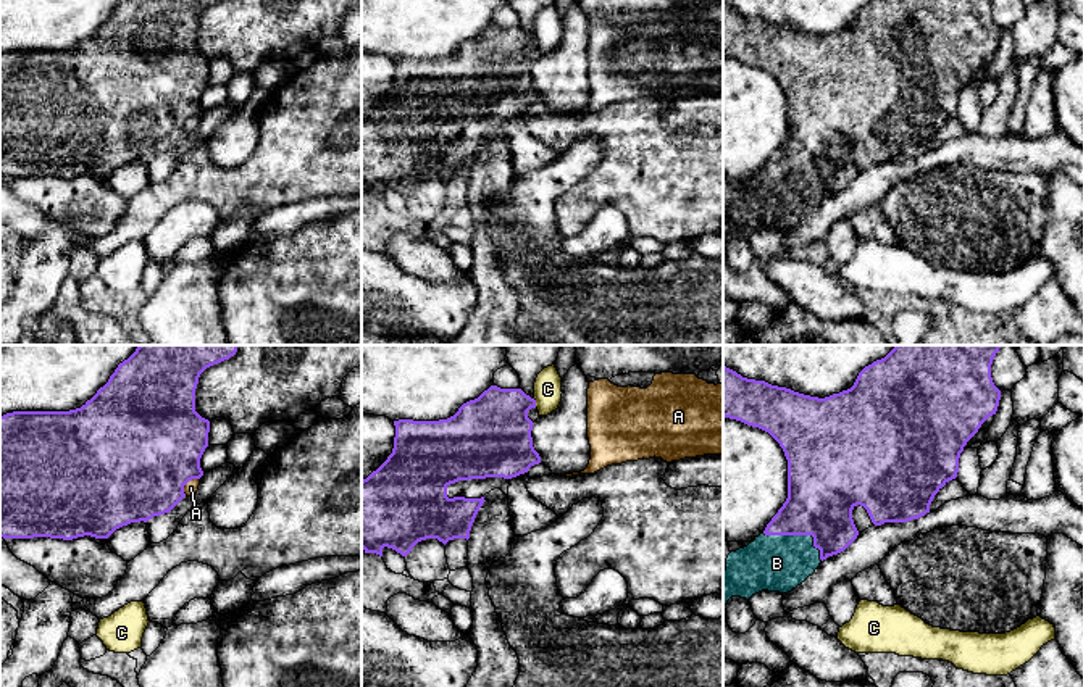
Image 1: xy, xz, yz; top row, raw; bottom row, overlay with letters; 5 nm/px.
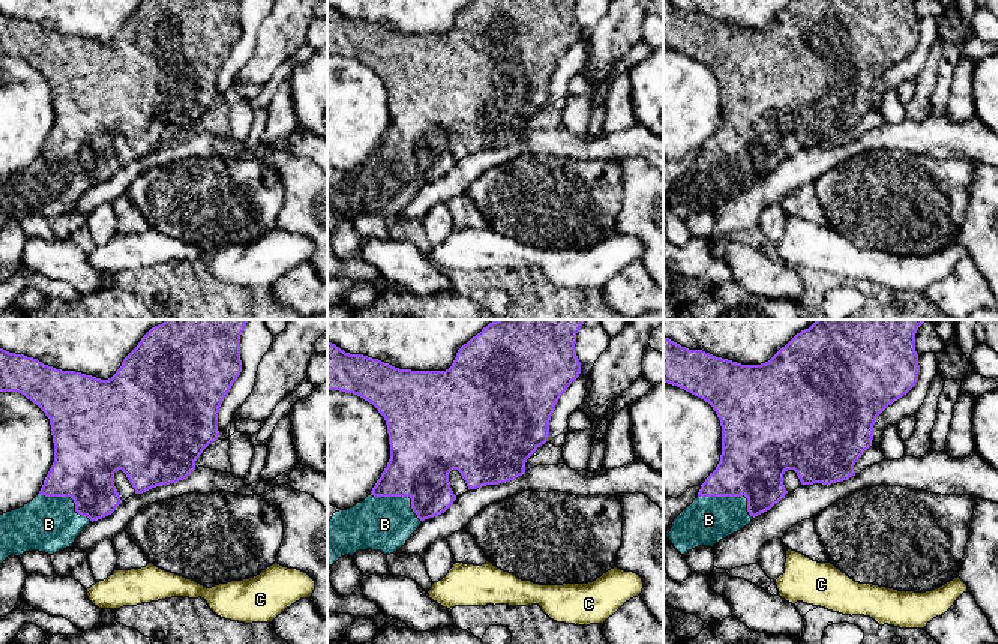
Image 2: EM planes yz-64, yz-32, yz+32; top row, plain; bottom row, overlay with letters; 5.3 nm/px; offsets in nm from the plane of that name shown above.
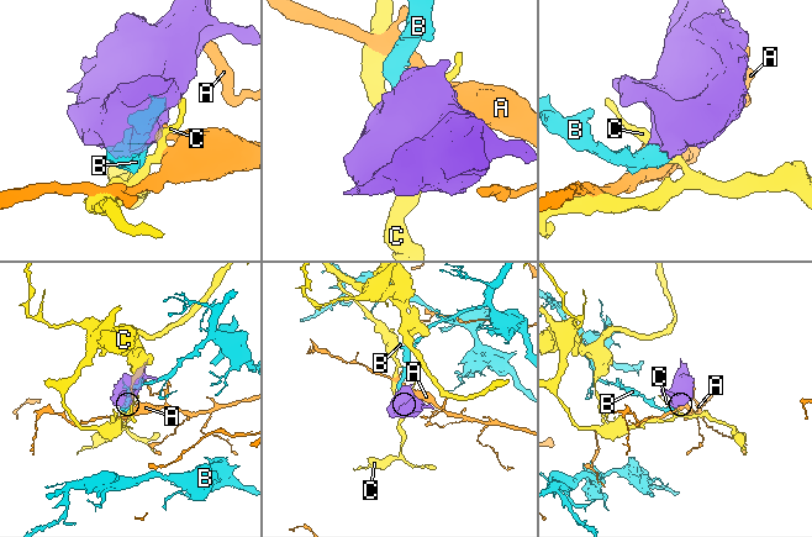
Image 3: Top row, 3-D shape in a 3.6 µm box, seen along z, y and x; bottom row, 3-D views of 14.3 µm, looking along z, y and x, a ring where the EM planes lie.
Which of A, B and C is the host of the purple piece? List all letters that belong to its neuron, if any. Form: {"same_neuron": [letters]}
{"same_neuron": ["B"]}

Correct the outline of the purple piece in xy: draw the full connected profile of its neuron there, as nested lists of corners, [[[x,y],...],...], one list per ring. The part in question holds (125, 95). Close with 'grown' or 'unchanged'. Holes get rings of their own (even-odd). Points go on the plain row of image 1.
[[[123,0],[108,21],[81,47],[69,50],[13,50],[0,55],[0,176],[73,179],[90,174],[108,177],[123,164],[147,161],[153,155],[169,152],[186,135],[184,124],[203,114],[200,97],[208,85],[210,60],[195,50],[195,27],[200,13],[218,2],[221,0]]] | unchanged

